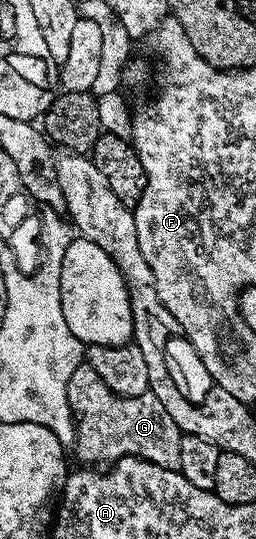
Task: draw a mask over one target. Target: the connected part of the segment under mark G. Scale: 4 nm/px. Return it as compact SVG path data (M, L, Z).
M82 362L74 370L74 374L70 374L68 401L72 419L76 421L74 451L76 451L81 465L104 466L109 462L120 460L124 456L137 456L139 460L149 460L164 469L179 471L181 466L179 447L183 434L166 410L162 408L162 403L158 402L158 398L152 396L150 391L143 392L141 396L119 396L117 392L110 390L110 386L106 386L106 382L102 382L98 370L94 370L87 363Z

